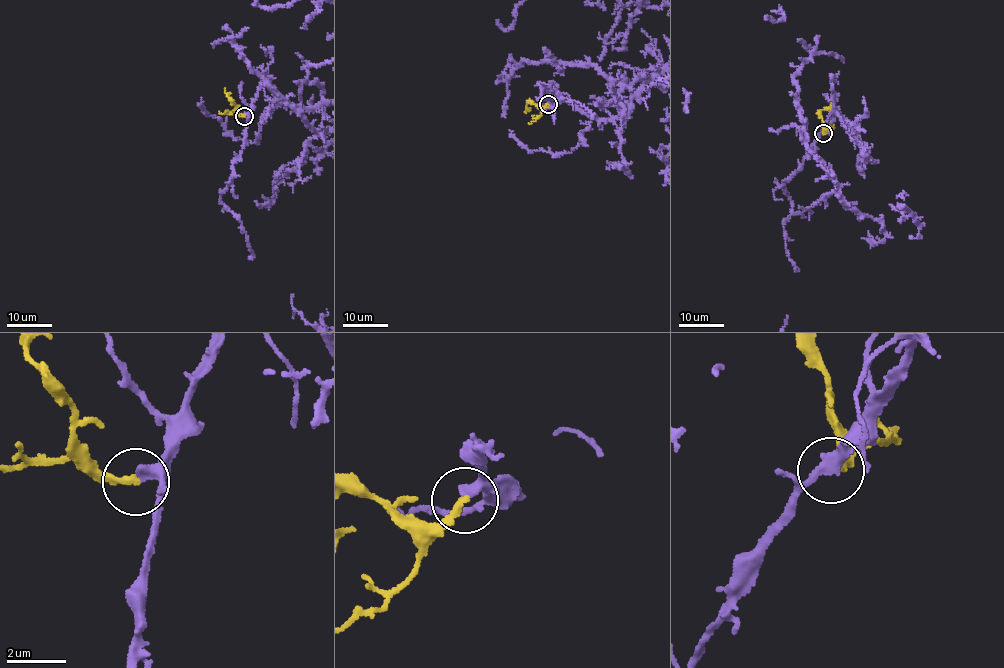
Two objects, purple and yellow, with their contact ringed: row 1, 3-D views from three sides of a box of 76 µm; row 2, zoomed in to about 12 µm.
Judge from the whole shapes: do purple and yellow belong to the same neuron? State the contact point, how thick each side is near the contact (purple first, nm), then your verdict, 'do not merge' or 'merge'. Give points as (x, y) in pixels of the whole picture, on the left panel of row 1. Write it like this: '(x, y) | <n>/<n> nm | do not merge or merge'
(244, 116) | 260/240 nm | merge

